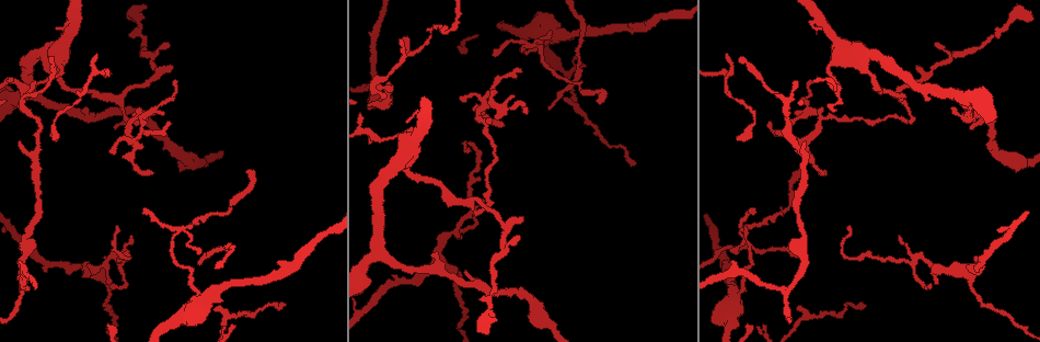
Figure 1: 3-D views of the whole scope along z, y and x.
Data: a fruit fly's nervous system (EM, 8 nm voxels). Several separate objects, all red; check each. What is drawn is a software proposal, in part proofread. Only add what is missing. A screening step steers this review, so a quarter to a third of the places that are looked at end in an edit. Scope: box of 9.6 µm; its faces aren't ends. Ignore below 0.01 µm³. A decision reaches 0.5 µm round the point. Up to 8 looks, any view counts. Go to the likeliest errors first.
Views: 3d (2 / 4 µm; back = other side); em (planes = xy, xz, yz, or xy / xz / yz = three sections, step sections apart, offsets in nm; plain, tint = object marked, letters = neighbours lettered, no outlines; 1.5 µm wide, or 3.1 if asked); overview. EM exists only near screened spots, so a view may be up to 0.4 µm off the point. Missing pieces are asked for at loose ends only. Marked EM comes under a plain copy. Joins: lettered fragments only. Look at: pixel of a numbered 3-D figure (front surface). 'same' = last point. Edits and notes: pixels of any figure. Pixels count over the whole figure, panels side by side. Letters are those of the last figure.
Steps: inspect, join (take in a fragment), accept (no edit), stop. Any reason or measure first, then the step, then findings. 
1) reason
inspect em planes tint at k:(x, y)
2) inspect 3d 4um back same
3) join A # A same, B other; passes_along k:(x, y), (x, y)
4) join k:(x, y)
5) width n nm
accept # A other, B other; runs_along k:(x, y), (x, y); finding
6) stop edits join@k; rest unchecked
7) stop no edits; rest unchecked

an open end
inspect em yz step 4 letters at 1:(105, 256)

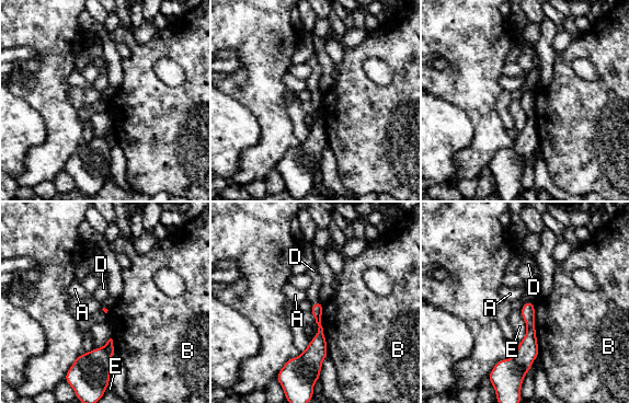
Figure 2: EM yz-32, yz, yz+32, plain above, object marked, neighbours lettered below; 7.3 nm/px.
cut it another way
inspect em planes letters same

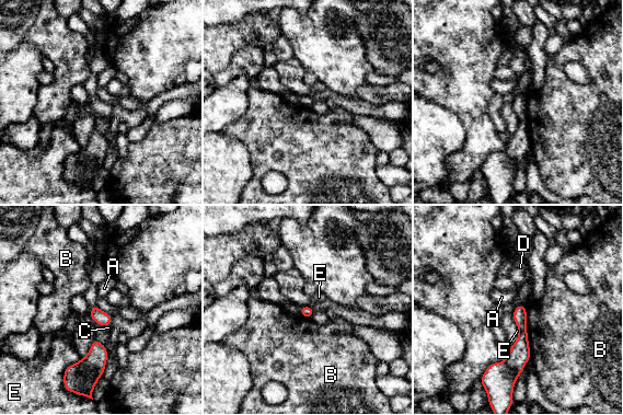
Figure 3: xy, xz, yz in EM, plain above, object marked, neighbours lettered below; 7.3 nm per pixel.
join C, D # A other, B other, C same, D same, E other; the neuron continues

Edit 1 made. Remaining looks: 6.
thin end
inspect 3d 4um at 1:(504, 124)

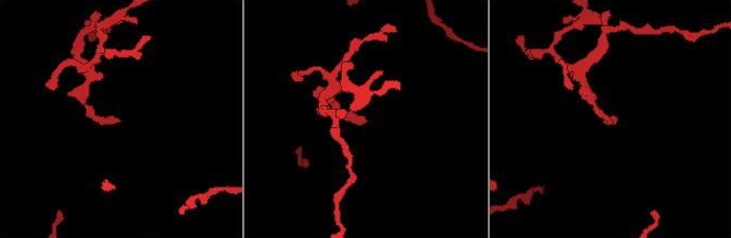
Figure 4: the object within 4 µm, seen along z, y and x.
inspect em planes letters at 4:(362, 122)

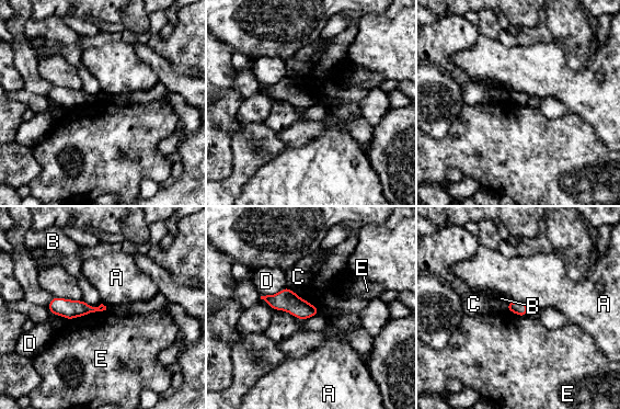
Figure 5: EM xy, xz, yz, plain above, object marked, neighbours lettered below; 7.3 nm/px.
longest_contact E 280 nm
accept # A other, B other, C other, D other, E other; none of them fits

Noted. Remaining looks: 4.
free end
inspect em planes letters at 1:(517, 235)

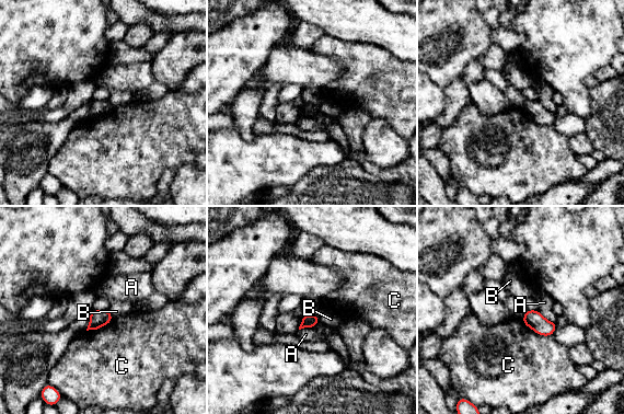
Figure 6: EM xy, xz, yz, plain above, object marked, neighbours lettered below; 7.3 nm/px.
accept # A other, B other, C other; border 6:(108, 309), (113, 317); none of them fits

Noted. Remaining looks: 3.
stop edits join@3; rest unchecked

